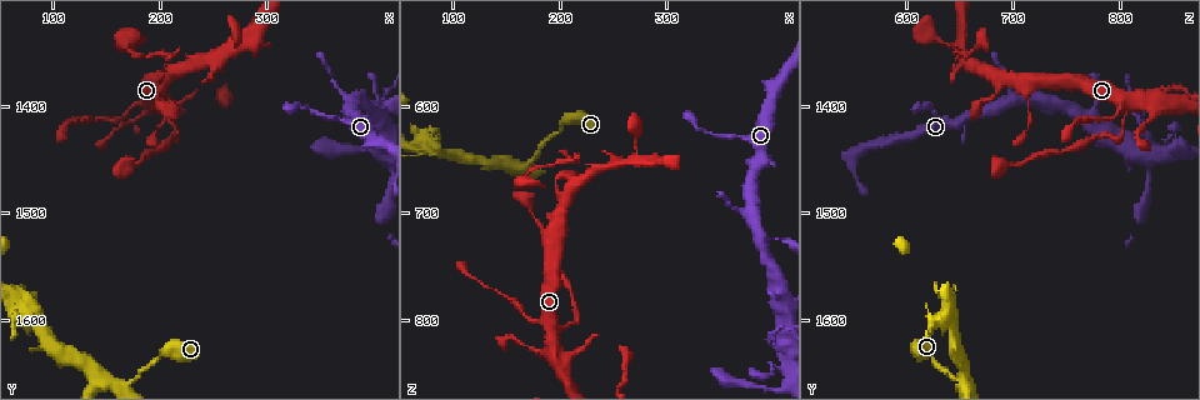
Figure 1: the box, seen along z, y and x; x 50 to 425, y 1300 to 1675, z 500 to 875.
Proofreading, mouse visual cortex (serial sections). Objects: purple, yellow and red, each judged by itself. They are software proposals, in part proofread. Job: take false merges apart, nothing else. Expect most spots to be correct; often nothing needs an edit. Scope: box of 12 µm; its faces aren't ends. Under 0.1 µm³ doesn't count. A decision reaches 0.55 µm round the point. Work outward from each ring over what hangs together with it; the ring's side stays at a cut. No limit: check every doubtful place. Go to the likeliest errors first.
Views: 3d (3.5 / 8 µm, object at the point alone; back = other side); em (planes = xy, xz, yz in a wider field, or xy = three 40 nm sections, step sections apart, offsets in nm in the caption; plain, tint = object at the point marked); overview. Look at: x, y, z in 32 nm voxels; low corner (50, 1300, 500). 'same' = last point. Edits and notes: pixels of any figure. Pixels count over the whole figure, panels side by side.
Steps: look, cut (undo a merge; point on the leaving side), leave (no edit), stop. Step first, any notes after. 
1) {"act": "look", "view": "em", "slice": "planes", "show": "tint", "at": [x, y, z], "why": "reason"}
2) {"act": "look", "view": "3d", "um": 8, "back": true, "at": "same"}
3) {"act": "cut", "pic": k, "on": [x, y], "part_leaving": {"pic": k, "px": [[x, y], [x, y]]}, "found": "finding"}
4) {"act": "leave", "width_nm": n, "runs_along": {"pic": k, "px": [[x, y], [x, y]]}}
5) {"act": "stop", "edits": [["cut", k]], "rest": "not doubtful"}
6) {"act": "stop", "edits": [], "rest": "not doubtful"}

{"act": "look", "view": "em", "slice": "planes", "show": "tint", "at": [232, 1360, 656], "why": "side arm on a straight run"}

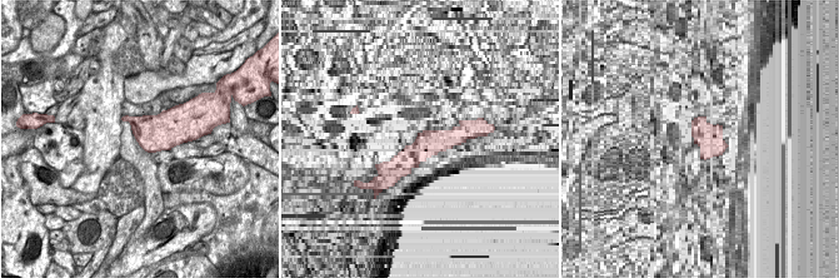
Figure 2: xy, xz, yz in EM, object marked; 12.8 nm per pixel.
{"act": "look", "view": "3d", "um": 3.5, "at": "same"}

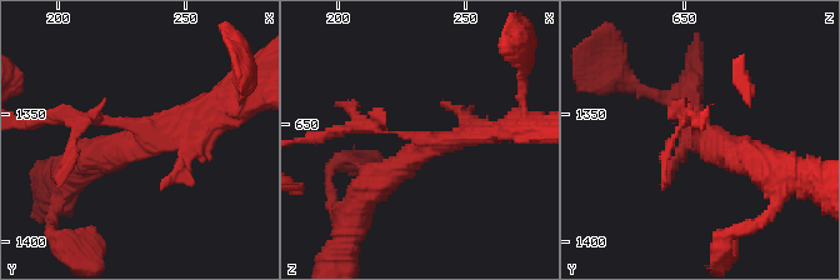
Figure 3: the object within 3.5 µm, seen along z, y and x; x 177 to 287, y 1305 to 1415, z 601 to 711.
{"act": "leave", "found": "continuous, no second cell"}

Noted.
{"act": "look", "view": "3d", "um": 3.5, "at": [216, 1424, 802], "why": "abrupt turn"}

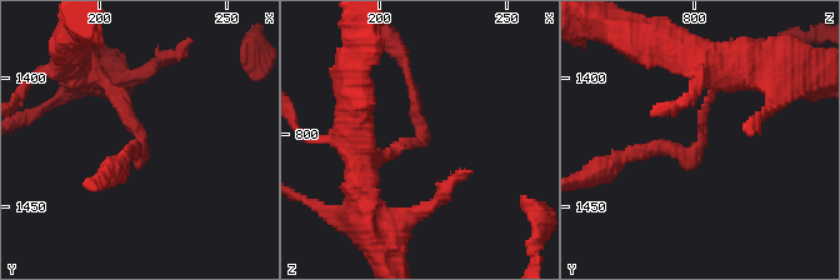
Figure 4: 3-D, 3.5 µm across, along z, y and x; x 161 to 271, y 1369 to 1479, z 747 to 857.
{"act": "look", "view": "em", "slice": "xy", "step": 1, "show": "tint", "at": [217, 1424, 803], "why": "shape alone is not enough"}

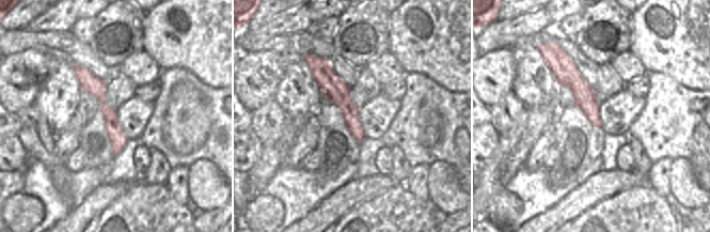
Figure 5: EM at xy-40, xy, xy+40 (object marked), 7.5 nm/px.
{"act": "look", "view": "em", "slice": "planes", "show": "tint", "at": "same", "why": "cut it another way"}

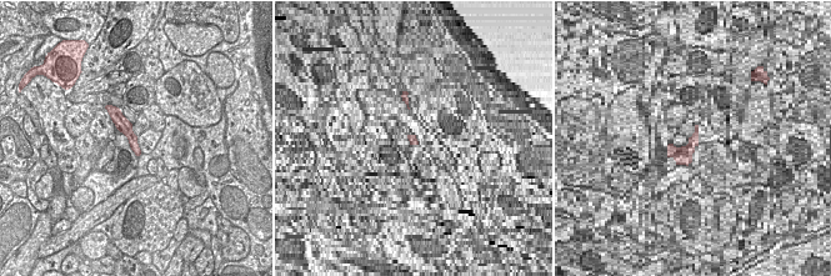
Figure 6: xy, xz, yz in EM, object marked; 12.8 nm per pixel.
{"act": "leave", "arm_widths_nm": [150, 150], "runs_along": {"pic": 4, "px": [[719, 74], [693, 154], [631, 154]]}, "found": "continuous, no second cell"}

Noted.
{"act": "look", "view": "3d", "um": 3.5, "at": [76, 1592, 638], "why": "sharp bend"}

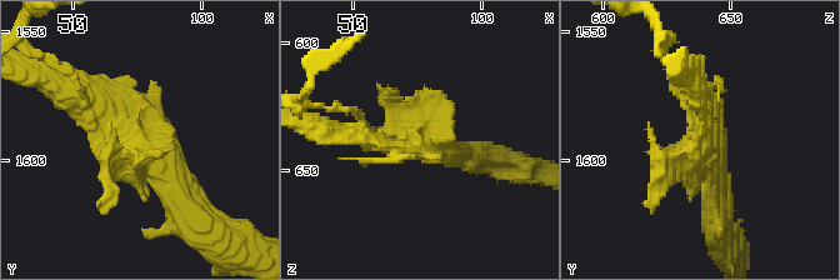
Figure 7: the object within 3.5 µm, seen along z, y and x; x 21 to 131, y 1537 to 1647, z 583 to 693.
{"act": "look", "view": "em", "slice": "xy", "step": 1, "show": "tint", "at": [75, 1591, 639], "why": "need the tissue"}

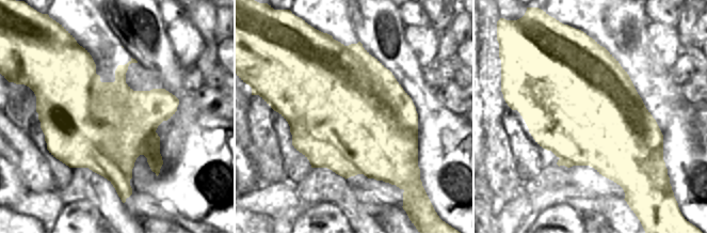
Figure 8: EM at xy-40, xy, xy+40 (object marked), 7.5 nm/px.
{"act": "look", "view": "em", "slice": "xy", "step": 3, "show": "tint", "at": "same"}

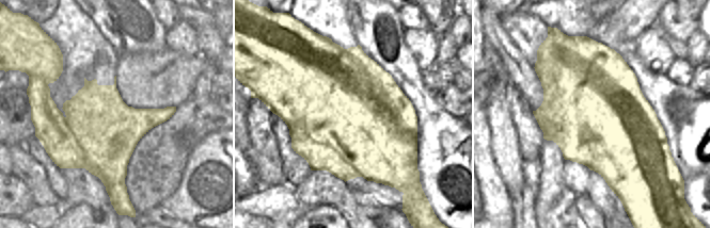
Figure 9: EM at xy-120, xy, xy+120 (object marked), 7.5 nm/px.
{"act": "leave", "runs_along": {"pic": 7, "px": [[183, 204], [168, 165], [83, 93]]}, "found": "one cell here"}

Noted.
{"act": "look", "view": "em", "slice": "xy", "step": 1, "show": "tint", "at": [406, 1432, 824], "why": "four-way junction"}

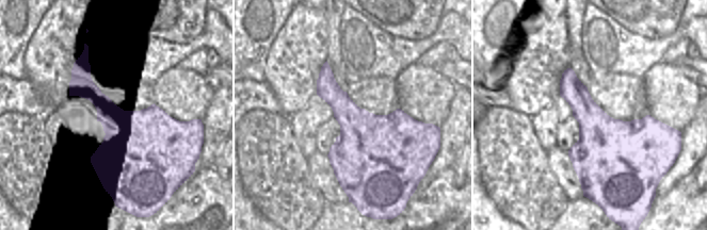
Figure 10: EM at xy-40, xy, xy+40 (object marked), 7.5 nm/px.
{"act": "look", "view": "3d", "um": 3.5, "back": true, "at": "same", "why": "see where the arms go"}

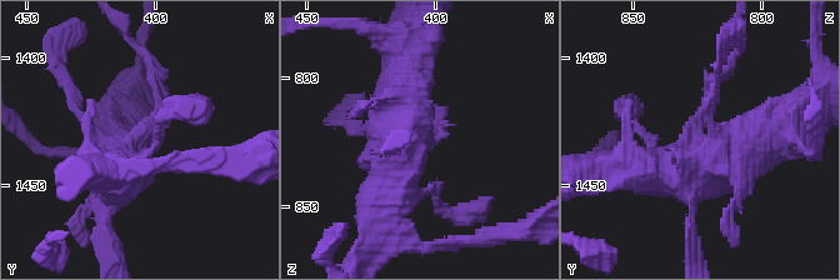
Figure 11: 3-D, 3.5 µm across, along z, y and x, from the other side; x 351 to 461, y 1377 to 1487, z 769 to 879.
{"act": "leave", "width_nm": 460, "runs_along": {"pic": 11, "px": [[750, 153], [705, 169], [695, 141], [724, 69]]}, "found": "one cell here"}

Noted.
{"act": "stop", "edits": [], "rest": "not doubtful"}

